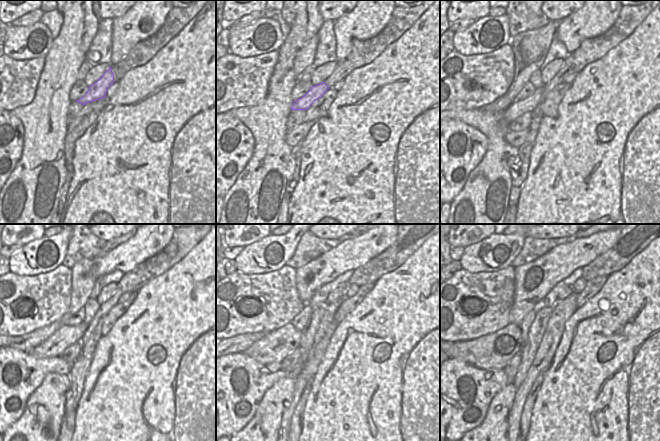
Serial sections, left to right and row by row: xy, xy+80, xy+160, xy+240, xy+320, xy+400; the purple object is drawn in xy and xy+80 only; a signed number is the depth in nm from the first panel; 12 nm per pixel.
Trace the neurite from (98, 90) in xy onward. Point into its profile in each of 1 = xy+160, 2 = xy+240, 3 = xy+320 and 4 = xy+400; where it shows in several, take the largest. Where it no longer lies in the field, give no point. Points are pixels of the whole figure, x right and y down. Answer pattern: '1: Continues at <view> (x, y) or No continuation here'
1: Continues at xy+160 (517, 108)
2: Continues at xy+240 (65, 336)
3: Continues at xy+320 (274, 347)
4: Continues at xy+400 (493, 351)

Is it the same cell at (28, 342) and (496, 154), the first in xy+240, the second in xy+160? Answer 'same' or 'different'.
different

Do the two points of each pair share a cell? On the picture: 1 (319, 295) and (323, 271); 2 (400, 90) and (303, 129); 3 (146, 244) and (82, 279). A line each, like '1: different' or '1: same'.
1: different
2: different
3: different

